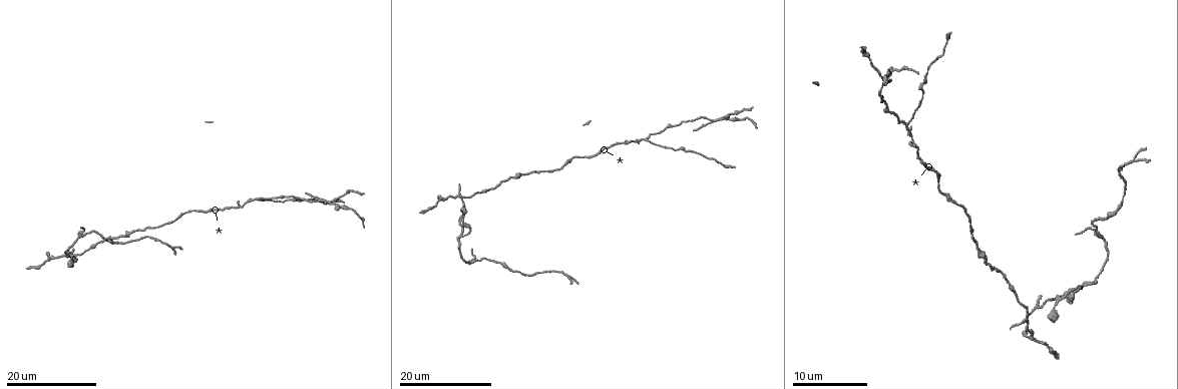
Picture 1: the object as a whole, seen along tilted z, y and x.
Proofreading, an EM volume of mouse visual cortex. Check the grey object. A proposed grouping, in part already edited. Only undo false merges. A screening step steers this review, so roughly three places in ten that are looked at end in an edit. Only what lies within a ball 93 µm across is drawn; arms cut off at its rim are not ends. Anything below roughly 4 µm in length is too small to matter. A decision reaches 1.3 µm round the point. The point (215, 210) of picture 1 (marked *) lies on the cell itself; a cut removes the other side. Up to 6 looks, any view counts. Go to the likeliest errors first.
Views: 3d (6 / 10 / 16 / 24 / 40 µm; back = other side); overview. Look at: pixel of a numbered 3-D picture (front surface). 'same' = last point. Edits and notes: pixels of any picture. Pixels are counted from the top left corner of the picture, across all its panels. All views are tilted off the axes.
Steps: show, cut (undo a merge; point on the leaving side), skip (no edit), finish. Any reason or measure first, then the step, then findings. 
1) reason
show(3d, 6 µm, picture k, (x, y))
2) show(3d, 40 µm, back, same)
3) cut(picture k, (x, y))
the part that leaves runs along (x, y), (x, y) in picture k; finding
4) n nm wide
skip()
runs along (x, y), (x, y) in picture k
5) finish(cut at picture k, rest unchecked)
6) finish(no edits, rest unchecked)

four-way junction
show(3d, 16 µm, picture 1, (461, 197))

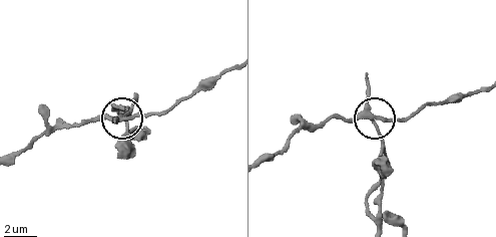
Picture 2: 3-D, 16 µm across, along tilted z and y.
show(3d, 6 µm, picture 2, (376, 125))

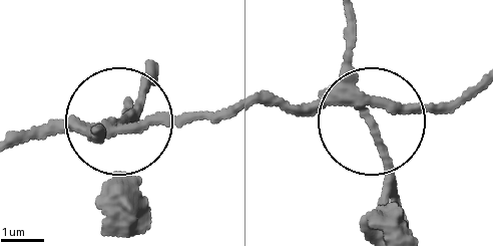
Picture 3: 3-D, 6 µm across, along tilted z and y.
cut(picture 3, (96, 138))
a second cell is stuck on

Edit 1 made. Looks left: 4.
show(3d, 24 µm, picture 1, (257, 199))

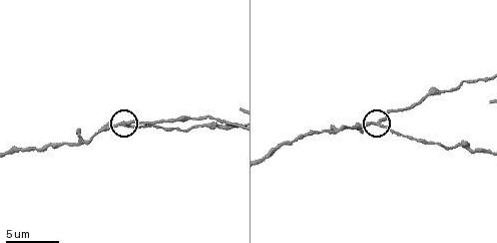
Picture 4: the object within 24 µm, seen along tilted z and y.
show(3d, 6 µm, picture 4, (377, 123))

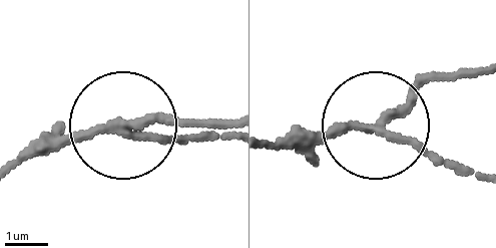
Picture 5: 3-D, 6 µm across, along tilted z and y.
show(3d, 6 µm, back, picture 5, (129, 129))

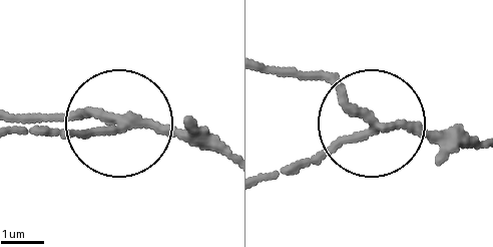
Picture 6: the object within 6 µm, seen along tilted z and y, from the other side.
3 arms
cut(picture 6, (67, 135))
the part that leaves runs along (118, 127), (17, 133) in picture 6; a second cell is stuck on

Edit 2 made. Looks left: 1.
narrows sharply
show(3d, 16 µm, picture 4, (321, 132))

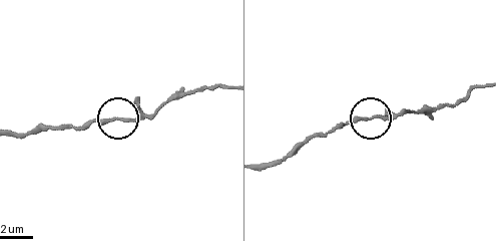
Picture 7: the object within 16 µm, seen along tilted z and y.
180 nm wide
skip()
runs along (55, 128), (152, 115) in picture 7; one cell here

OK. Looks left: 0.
finish(cut at picture 3, cut at picture 6, rest unchecked)

